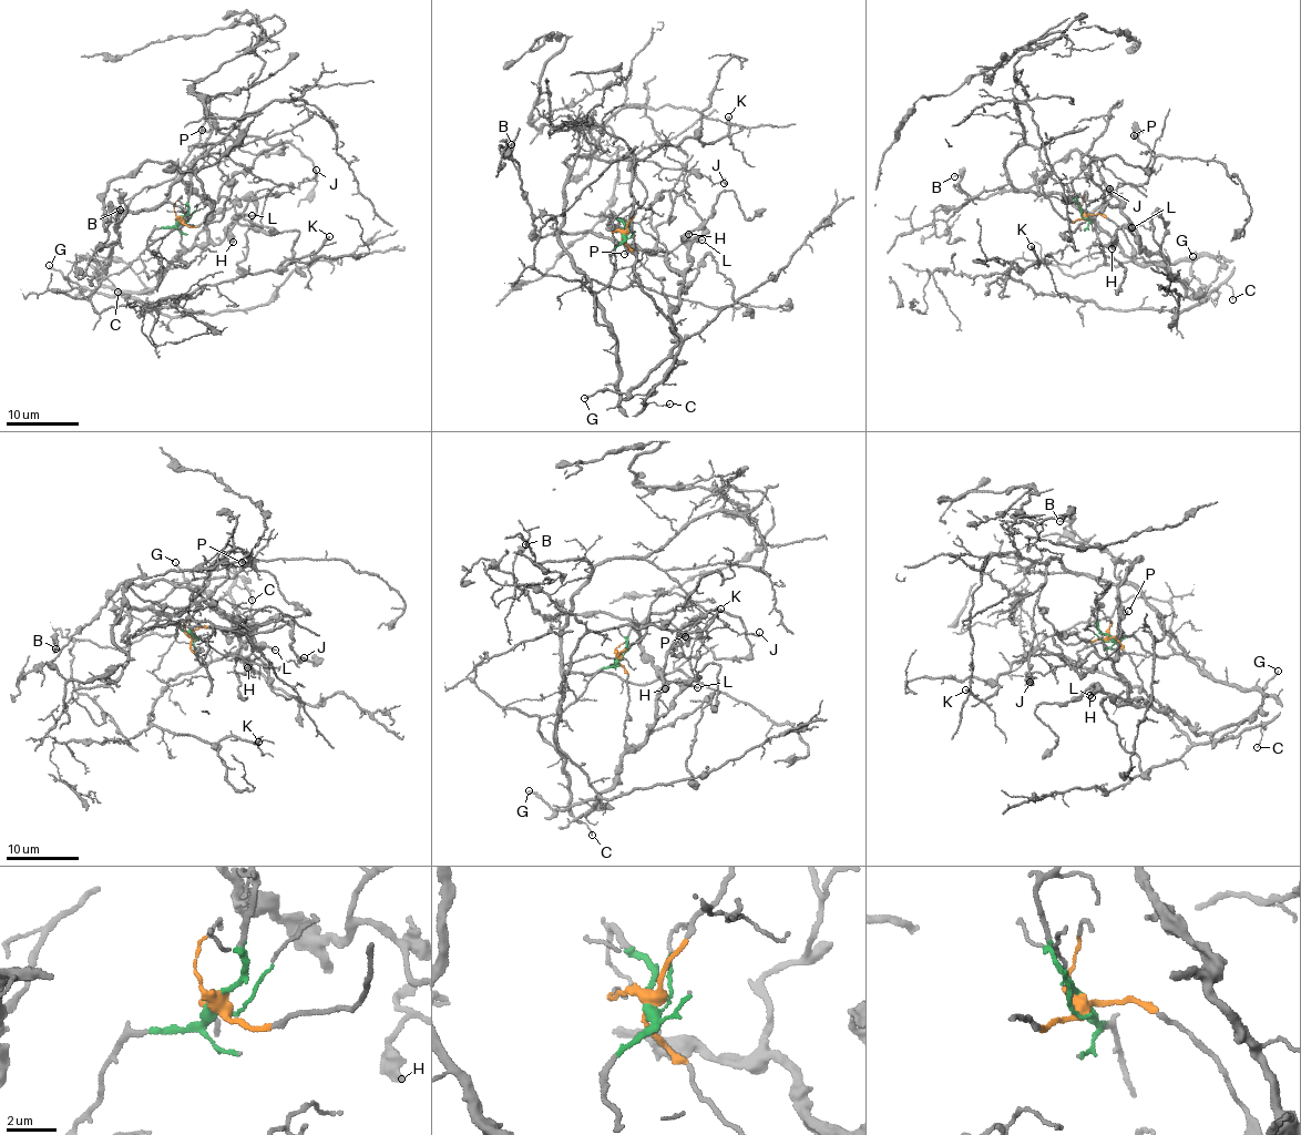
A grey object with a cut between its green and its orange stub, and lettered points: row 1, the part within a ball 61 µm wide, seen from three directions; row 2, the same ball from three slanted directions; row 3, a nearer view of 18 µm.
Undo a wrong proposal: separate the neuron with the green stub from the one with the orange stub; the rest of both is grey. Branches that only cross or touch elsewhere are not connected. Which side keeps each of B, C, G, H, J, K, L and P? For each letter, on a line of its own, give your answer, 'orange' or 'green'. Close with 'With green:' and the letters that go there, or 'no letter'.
B: orange
C: green
G: orange
H: orange
J: green
K: green
L: orange
P: orange
With green: C, J, K

